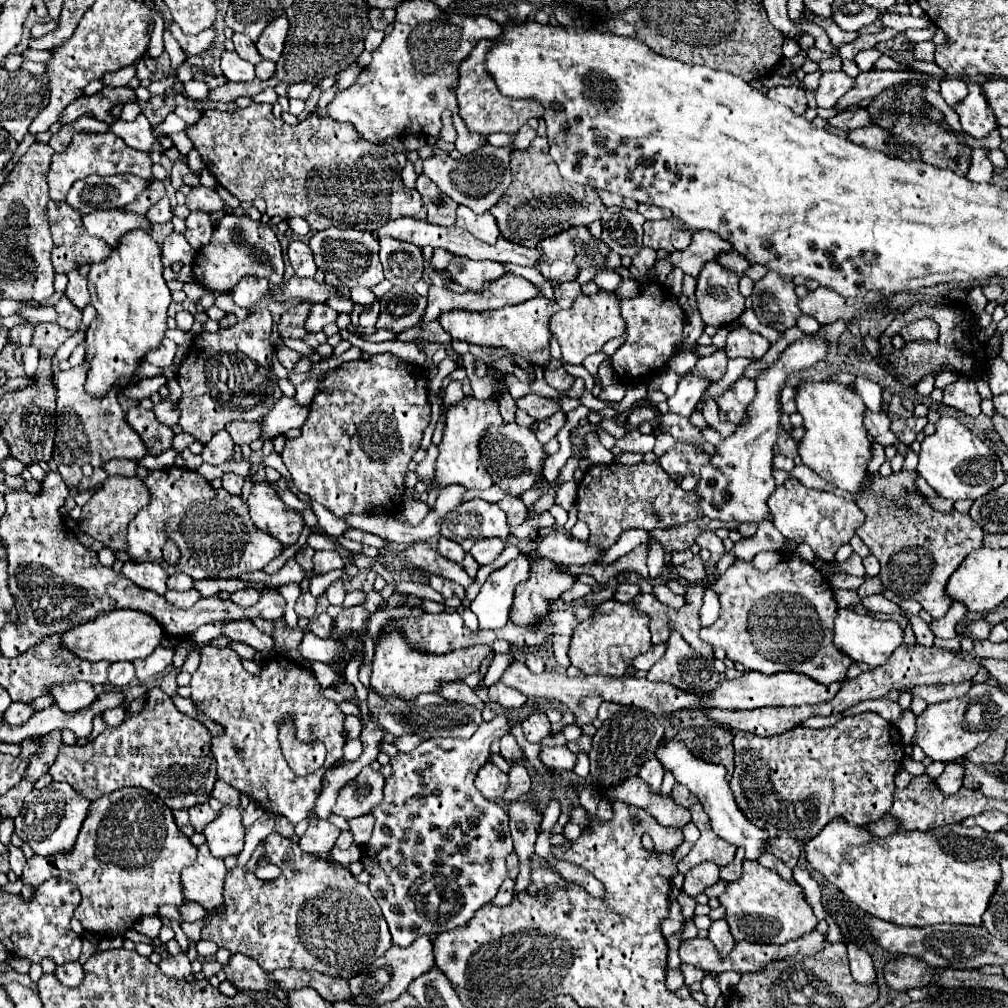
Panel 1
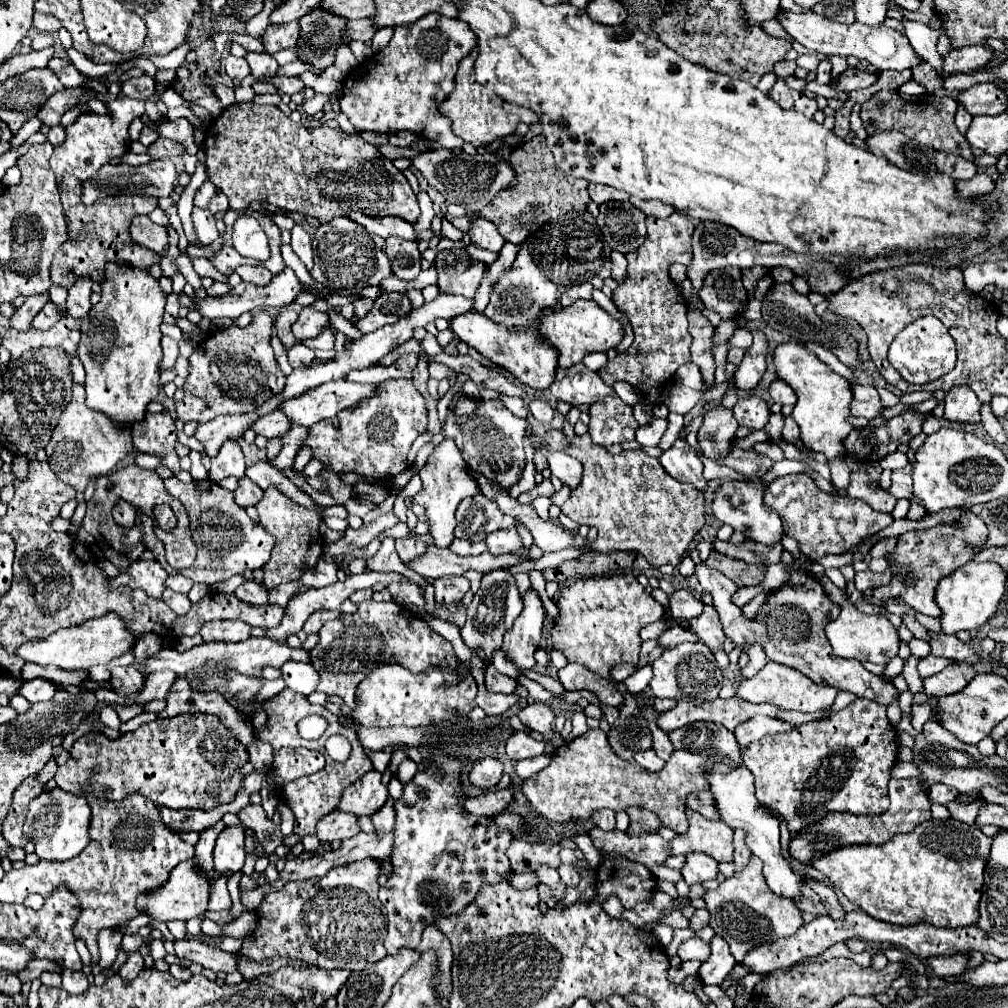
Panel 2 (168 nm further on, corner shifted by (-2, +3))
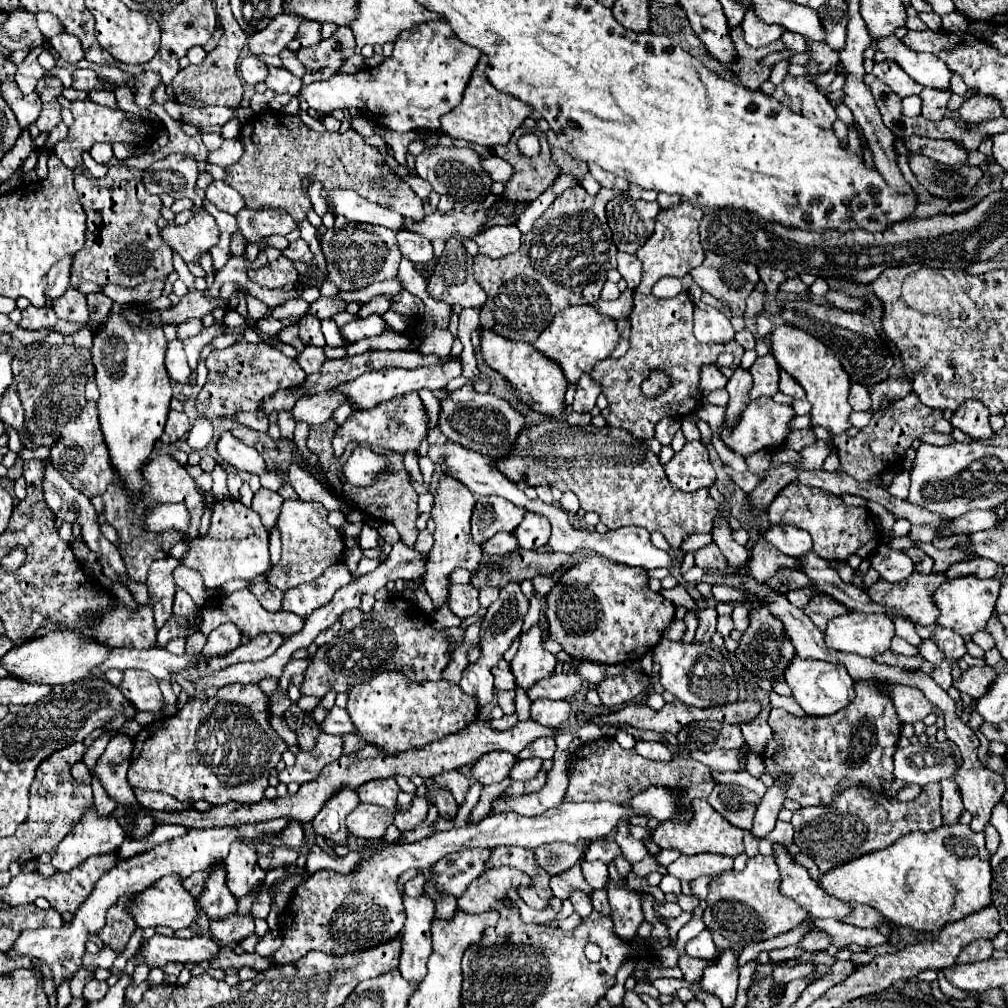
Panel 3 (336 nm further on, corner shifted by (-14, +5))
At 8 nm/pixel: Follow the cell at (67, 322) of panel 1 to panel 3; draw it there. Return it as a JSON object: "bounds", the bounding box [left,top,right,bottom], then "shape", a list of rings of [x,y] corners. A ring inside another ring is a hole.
{"bounds":[20,307,58,329],"shape":[[[28,307],[22,311],[22,321],[20,327],[24,329],[48,329],[54,327],[58,321],[56,313],[52,307]]]}

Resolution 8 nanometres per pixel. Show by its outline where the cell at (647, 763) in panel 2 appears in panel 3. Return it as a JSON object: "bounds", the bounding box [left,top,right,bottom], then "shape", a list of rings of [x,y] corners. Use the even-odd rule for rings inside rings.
{"bounds":[636,741,672,761],"shape":[[[638,741],[636,751],[638,751],[638,755],[642,755],[644,759],[650,759],[650,761],[670,761],[672,759],[672,753],[668,751],[668,747],[664,747],[662,743],[656,743],[656,741]]]}

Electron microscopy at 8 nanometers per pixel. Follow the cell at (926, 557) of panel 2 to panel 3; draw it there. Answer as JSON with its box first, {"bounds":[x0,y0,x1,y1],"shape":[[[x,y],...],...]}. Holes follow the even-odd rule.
{"bounds":[868,571,946,625],"shape":[[[914,571],[904,583],[888,583],[880,579],[868,589],[868,595],[882,605],[896,607],[898,611],[906,613],[920,625],[934,625],[936,615],[936,603],[932,603],[934,591],[946,581],[944,573],[920,573]]]}

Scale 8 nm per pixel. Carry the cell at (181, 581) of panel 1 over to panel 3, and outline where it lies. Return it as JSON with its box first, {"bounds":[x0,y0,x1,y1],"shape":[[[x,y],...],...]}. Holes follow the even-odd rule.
{"bounds":[174,565,206,607],"shape":[[[178,565],[174,569],[174,581],[180,589],[184,589],[198,603],[198,607],[202,607],[206,603],[206,587],[204,587],[204,581],[198,575],[198,571]]]}

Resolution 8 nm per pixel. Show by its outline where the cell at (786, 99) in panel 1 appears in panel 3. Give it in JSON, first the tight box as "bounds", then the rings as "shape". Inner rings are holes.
{"bounds":[772,75,836,129],"shape":[[[786,75],[772,93],[772,97],[776,97],[792,111],[810,117],[816,125],[832,129],[832,123],[836,119],[834,105],[814,87],[814,83],[810,83],[808,77]]]}

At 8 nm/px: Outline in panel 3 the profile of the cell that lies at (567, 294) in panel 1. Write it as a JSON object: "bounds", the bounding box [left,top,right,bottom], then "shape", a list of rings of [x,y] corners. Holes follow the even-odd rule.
{"bounds":[584,281,602,303],"shape":[[[596,281],[596,283],[592,283],[592,285],[586,285],[584,287],[584,299],[586,299],[586,303],[596,303],[598,299],[600,299],[600,291],[602,291],[602,281]]]}

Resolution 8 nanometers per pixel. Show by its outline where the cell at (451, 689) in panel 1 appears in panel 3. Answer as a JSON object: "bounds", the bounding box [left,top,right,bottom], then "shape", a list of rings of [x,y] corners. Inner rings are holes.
{"bounds":[528,673,582,701],"shape":[[[562,673],[562,675],[552,675],[546,679],[536,681],[536,685],[532,685],[528,689],[528,699],[536,701],[536,699],[568,699],[572,695],[576,695],[582,687],[582,677],[574,675],[574,673]]]}

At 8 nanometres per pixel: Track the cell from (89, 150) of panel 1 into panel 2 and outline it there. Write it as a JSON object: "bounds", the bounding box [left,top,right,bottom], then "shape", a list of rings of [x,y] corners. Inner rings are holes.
{"bounds":[50,113,116,183],"shape":[[[82,113],[72,125],[68,125],[64,131],[66,131],[66,139],[62,145],[54,147],[54,153],[50,157],[50,167],[52,171],[56,173],[58,177],[58,183],[60,183],[60,177],[62,173],[72,173],[76,175],[80,181],[88,181],[108,159],[114,157],[114,143],[112,139],[106,141],[106,133],[110,131],[112,137],[116,137],[114,133],[114,119],[110,119],[108,115],[96,115],[96,113]]]}

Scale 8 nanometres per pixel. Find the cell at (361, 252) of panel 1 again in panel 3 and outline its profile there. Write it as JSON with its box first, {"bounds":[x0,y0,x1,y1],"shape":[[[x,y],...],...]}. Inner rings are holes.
{"bounds":[322,215,400,291],"shape":[[[336,215],[334,227],[322,235],[322,251],[326,255],[326,281],[334,283],[340,291],[356,291],[368,287],[374,281],[386,281],[398,275],[400,251],[396,243],[396,233],[384,227],[372,227],[364,223],[352,223]]]}

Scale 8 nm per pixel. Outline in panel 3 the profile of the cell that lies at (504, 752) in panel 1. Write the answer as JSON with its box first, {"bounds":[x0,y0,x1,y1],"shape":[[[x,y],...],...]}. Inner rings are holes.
{"bounds":[524,737,556,759],"shape":[[[540,737],[540,739],[532,741],[532,743],[524,749],[526,755],[538,757],[538,759],[552,759],[552,757],[554,757],[554,751],[556,751],[554,737]]]}

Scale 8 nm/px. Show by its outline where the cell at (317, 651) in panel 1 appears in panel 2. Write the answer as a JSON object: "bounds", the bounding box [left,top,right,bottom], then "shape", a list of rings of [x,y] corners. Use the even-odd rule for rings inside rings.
{"bounds":[136,637,310,679],"shape":[[[260,637],[260,639],[246,639],[246,641],[240,641],[240,643],[202,643],[186,653],[178,653],[176,649],[162,649],[158,655],[154,657],[148,657],[146,661],[138,663],[136,669],[142,673],[142,675],[150,675],[152,671],[158,671],[158,669],[170,669],[174,673],[178,673],[180,677],[194,671],[196,667],[204,667],[204,669],[216,669],[216,671],[236,671],[240,675],[246,675],[246,677],[256,677],[256,679],[262,679],[262,669],[264,667],[282,667],[286,661],[304,661],[304,663],[310,663],[310,653],[304,651],[304,649],[292,649],[288,647],[286,643],[284,645],[276,645],[276,641],[268,641],[268,637]]]}

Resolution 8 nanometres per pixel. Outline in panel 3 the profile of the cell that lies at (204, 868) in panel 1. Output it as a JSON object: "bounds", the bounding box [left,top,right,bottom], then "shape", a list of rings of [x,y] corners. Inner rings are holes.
{"bounds":[128,875,204,931],"shape":[[[168,875],[168,877],[160,879],[160,883],[156,883],[156,887],[148,887],[148,891],[142,891],[136,897],[136,901],[128,907],[128,911],[134,915],[136,925],[142,929],[166,925],[166,927],[176,931],[176,929],[190,927],[192,923],[196,923],[196,919],[200,915],[204,915],[204,911],[200,911],[198,901],[192,899],[192,895],[186,891],[182,881],[184,879],[176,879],[176,875]]]}

